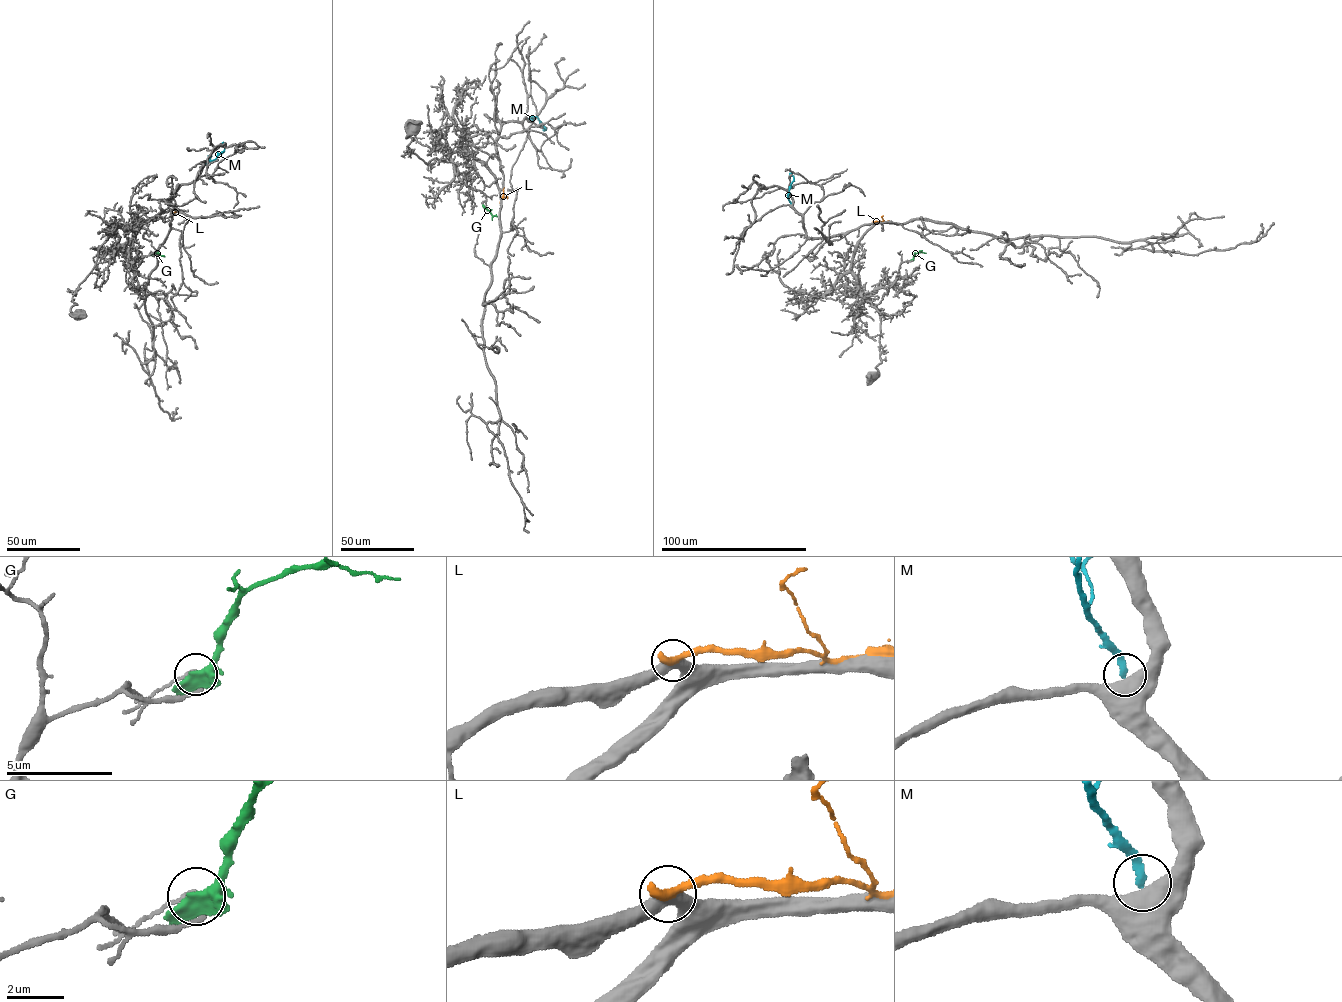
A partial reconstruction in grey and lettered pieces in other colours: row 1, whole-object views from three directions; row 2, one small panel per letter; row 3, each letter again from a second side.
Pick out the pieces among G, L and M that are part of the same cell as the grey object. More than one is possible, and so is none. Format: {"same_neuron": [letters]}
{"same_neuron": []}

